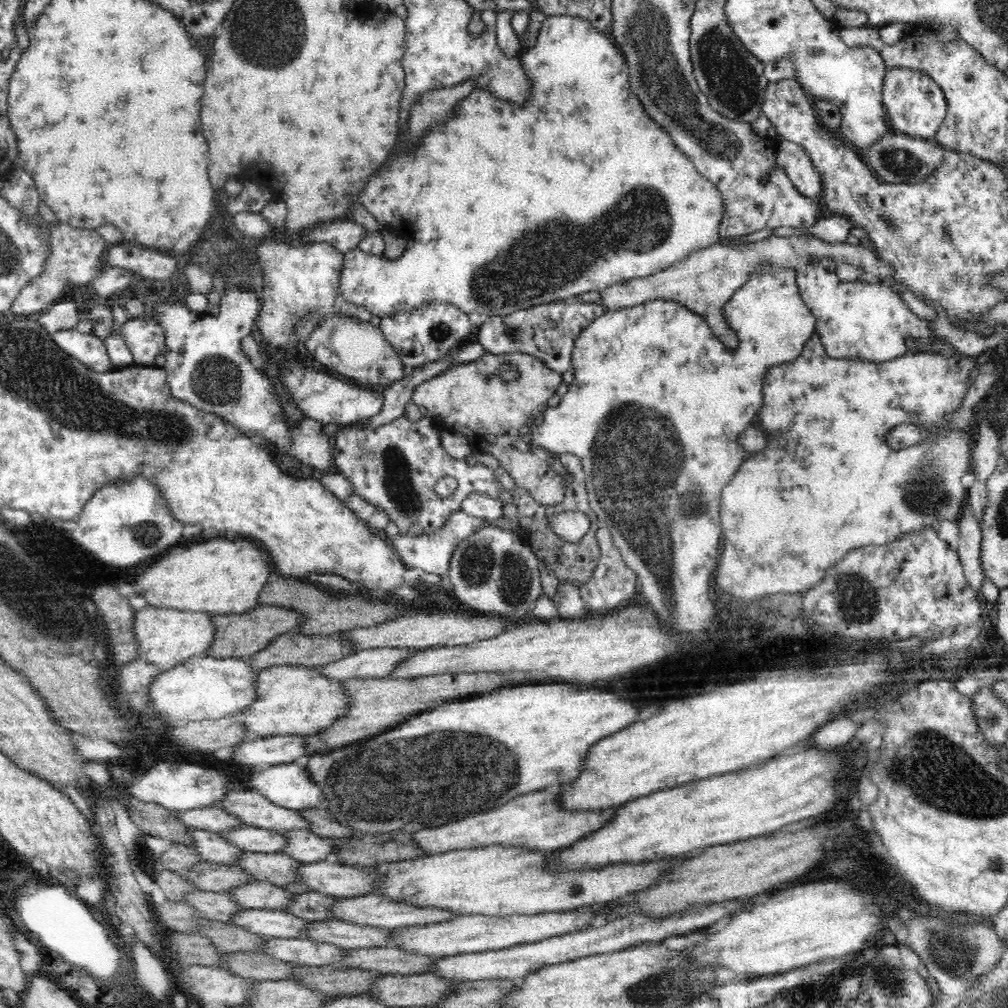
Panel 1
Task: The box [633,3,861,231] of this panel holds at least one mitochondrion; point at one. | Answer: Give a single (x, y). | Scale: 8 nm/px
(728, 74)

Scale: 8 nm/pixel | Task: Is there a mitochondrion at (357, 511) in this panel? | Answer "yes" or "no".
no

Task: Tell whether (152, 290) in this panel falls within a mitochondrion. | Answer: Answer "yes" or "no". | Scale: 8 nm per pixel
no

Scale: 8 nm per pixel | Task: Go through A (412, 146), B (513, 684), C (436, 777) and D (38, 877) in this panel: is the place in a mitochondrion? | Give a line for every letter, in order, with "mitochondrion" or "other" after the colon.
A: other
B: other
C: mitochondrion
D: other

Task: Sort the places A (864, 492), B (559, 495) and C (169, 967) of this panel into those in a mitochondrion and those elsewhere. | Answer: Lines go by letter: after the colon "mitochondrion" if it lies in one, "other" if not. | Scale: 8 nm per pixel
A: other
B: other
C: other

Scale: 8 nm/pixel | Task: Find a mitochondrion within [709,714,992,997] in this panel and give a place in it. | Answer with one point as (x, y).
(955, 951)

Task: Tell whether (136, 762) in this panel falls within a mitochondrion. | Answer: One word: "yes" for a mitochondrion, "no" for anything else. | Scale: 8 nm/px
no

